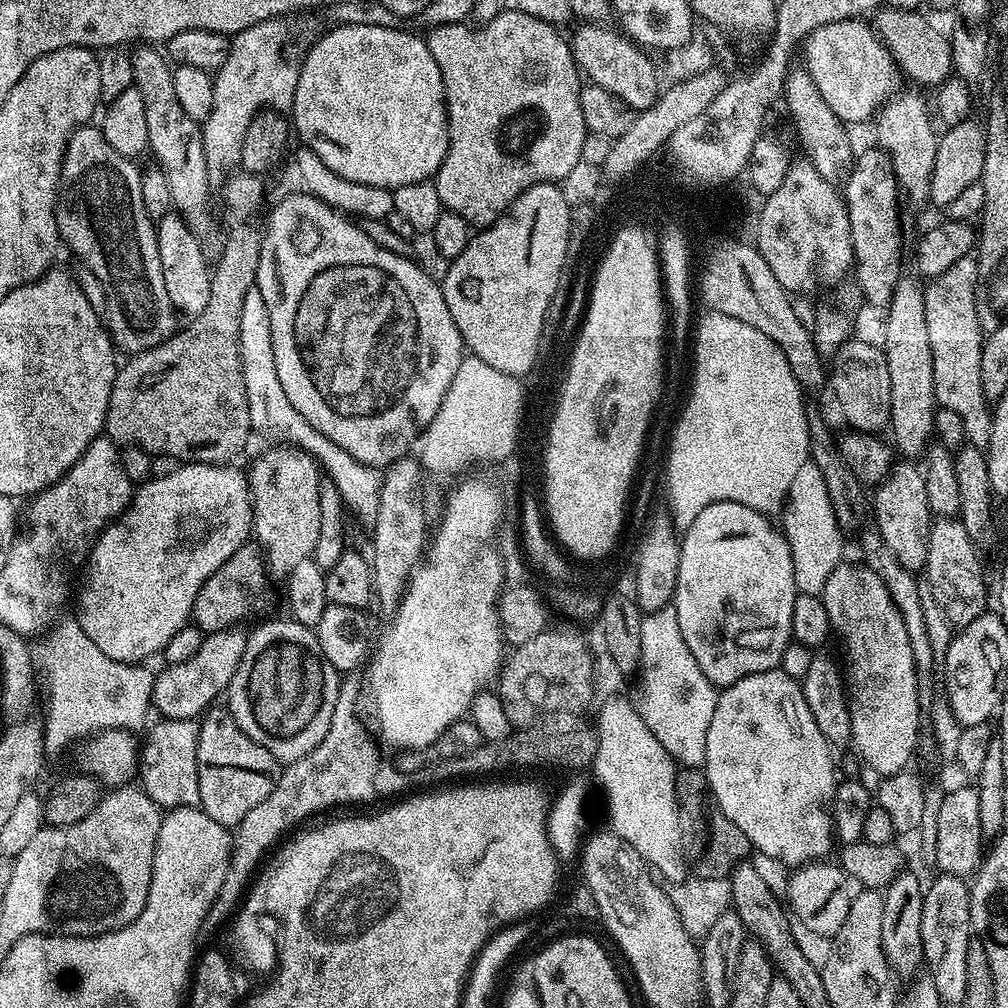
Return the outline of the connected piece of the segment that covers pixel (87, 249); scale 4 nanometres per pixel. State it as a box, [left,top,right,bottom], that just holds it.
[56,127,178,354]

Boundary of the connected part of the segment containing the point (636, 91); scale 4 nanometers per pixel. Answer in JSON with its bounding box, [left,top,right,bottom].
[570,22,662,110]

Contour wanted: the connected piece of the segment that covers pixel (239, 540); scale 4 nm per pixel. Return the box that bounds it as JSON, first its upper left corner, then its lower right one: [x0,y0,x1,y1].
[78,462,253,664]

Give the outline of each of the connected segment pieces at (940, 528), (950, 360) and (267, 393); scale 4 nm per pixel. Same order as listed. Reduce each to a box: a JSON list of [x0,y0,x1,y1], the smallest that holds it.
[[926,518,989,629],[924,255,992,449],[240,287,381,517]]

